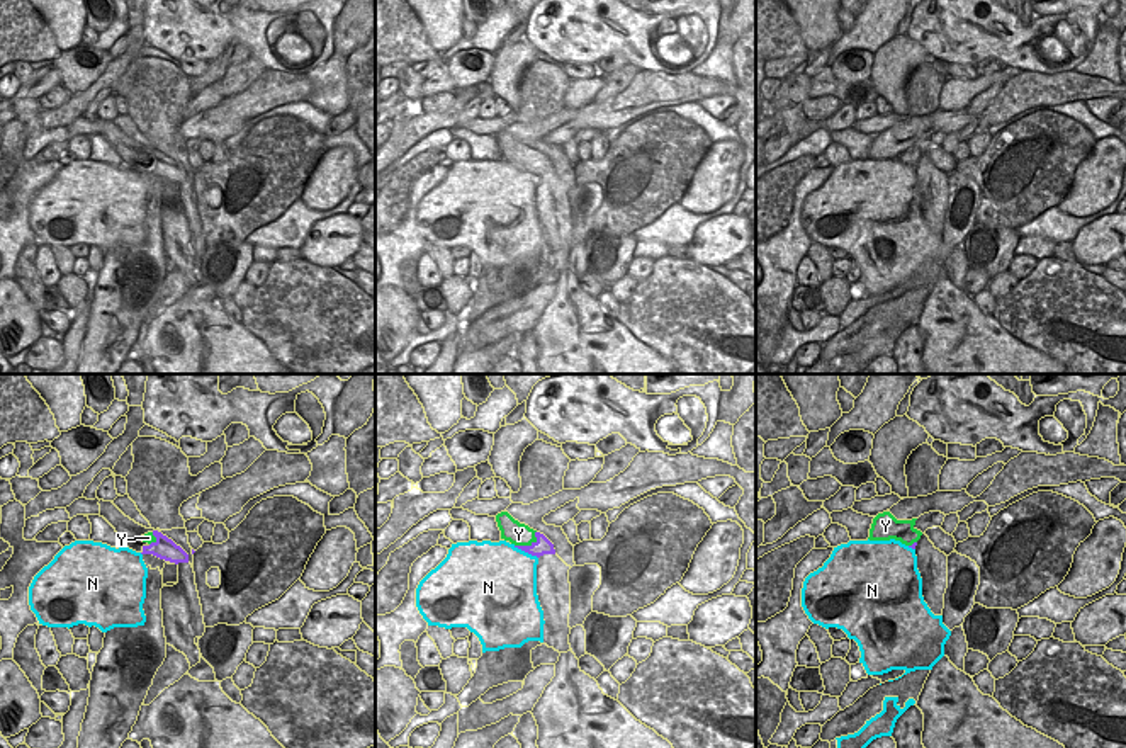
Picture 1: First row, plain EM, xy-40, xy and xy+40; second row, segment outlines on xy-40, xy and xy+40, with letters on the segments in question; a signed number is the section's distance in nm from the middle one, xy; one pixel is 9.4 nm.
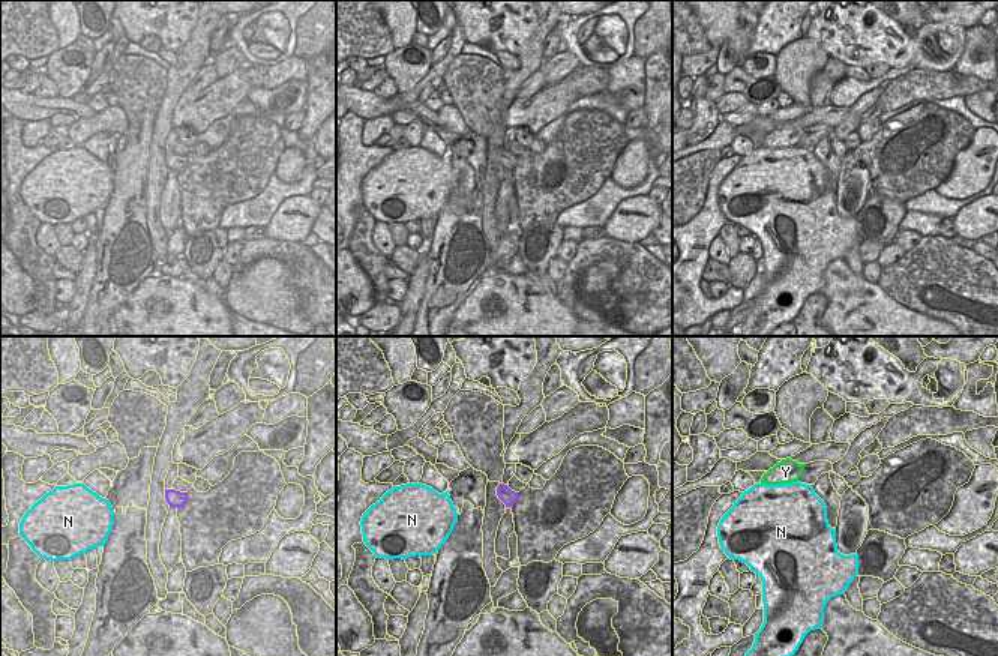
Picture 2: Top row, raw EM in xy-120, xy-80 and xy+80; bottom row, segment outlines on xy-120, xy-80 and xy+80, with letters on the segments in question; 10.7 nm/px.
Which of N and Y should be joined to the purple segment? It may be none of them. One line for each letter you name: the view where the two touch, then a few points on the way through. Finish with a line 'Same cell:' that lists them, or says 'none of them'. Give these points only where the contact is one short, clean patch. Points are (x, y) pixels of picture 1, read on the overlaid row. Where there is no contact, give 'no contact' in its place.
Same cell: none of them

